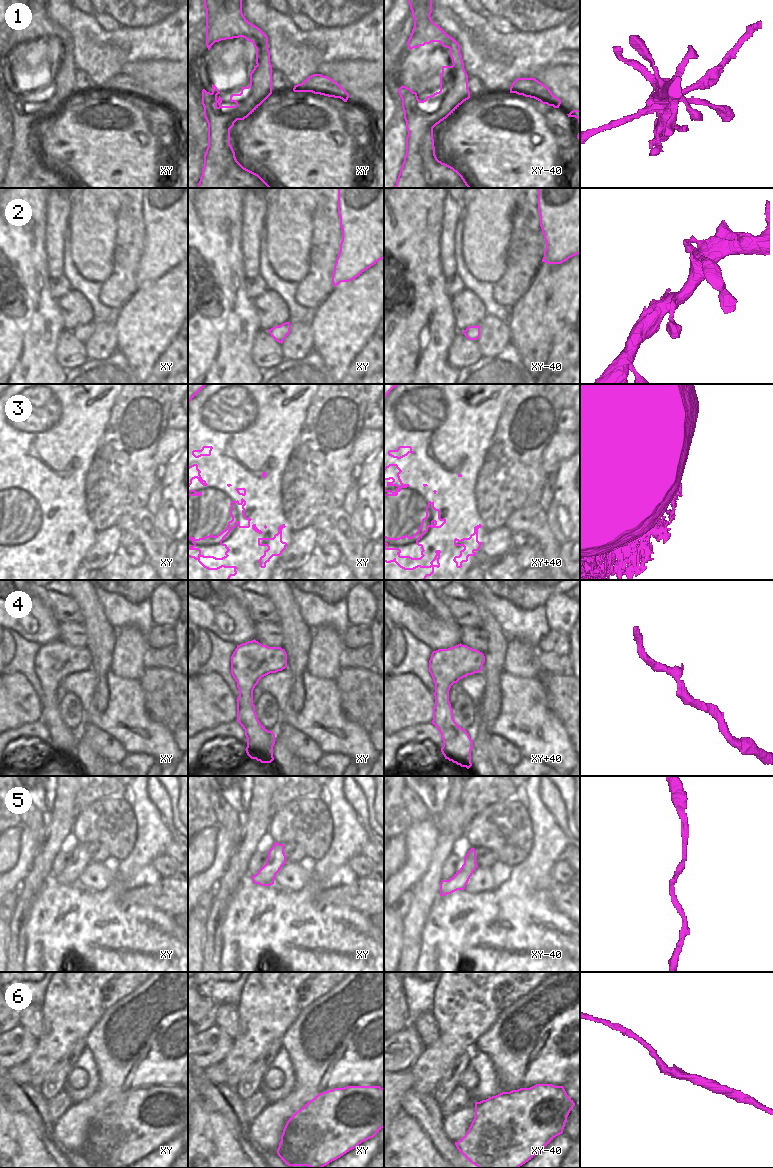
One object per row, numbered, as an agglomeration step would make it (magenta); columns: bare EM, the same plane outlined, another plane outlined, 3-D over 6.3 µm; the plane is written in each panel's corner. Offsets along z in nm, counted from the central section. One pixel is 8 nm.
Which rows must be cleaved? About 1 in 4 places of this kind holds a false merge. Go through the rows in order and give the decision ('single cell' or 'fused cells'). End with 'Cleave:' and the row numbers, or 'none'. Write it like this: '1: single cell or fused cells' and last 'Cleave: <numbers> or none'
1: fused cells
2: single cell
3: single cell
4: single cell
5: single cell
6: single cell
Cleave: 1

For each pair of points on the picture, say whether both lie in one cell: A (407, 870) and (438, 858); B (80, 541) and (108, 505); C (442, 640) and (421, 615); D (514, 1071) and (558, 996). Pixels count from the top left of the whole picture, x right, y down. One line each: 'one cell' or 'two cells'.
A: two cells
B: two cells
C: one cell
D: one cell

